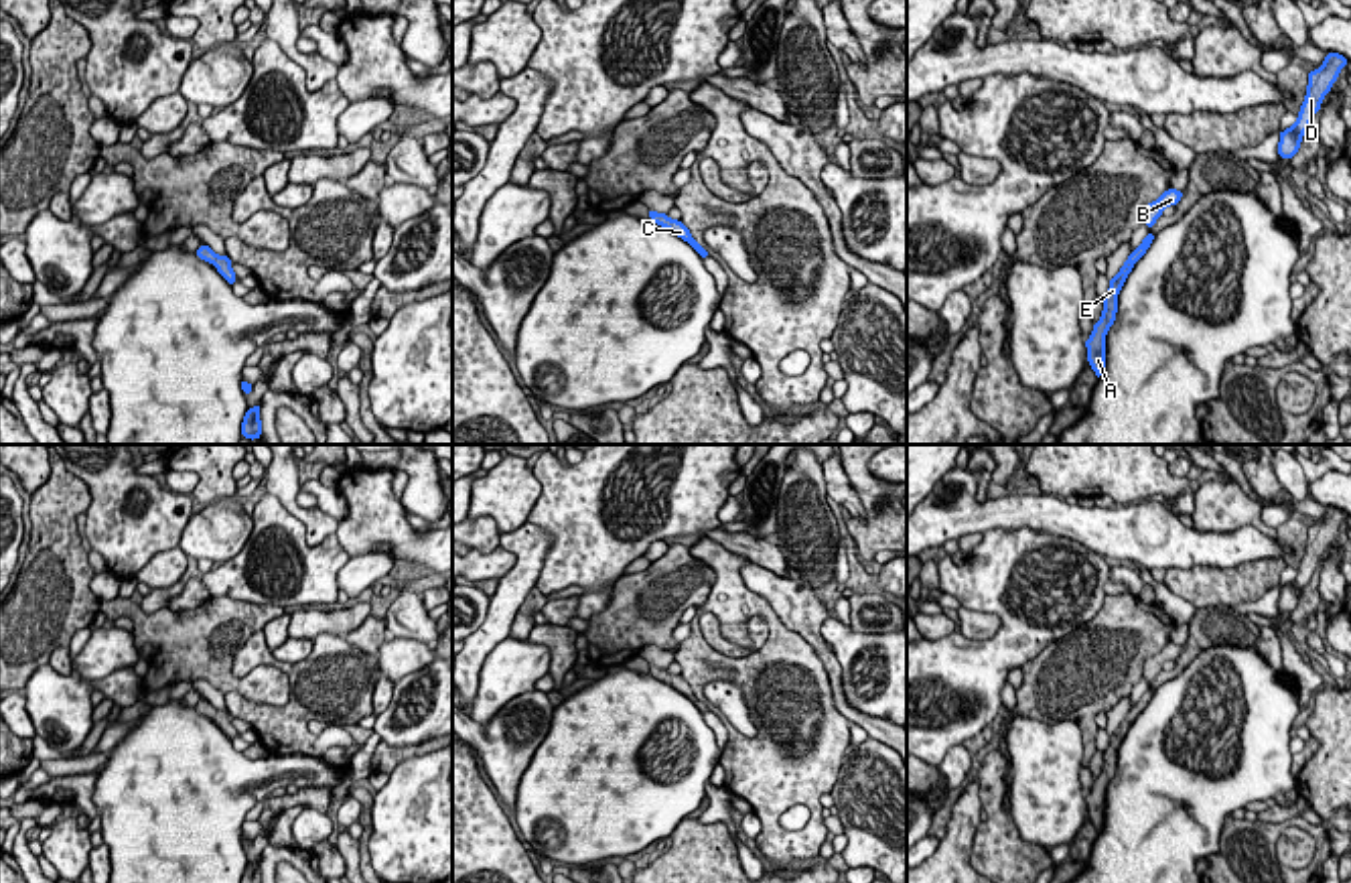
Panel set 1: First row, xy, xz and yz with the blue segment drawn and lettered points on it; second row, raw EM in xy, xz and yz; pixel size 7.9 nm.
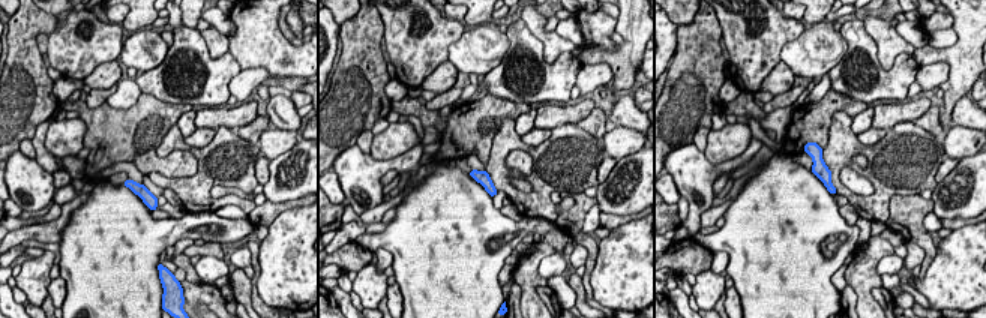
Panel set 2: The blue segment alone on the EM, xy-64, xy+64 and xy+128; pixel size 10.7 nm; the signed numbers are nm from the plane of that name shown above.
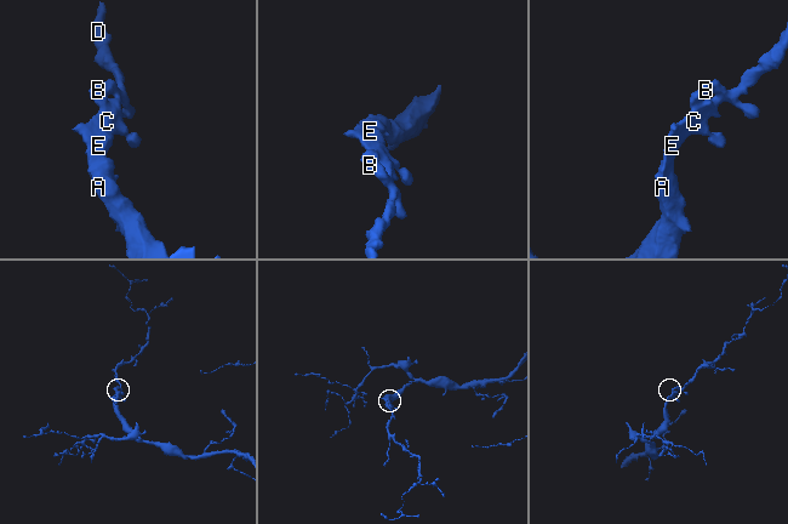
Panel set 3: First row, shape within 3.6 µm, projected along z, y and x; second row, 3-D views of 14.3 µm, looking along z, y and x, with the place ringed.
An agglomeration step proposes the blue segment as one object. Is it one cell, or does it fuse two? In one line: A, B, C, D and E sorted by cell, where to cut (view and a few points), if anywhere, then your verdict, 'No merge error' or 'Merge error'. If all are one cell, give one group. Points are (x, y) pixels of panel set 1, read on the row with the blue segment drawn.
Groups: A B C D E. No split. No merge error

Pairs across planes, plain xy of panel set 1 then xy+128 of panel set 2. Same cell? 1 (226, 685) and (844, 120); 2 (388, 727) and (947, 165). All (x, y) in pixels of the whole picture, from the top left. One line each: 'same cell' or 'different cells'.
1: different cells
2: different cells

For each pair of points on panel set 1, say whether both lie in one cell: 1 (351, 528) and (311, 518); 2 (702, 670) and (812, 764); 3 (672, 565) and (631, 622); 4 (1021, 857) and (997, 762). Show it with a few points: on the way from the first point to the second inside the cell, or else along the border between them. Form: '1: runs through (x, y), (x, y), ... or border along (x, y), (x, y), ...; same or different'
1: border along (339, 520), (333, 532); different
2: runs through (747, 666), (781, 660), (818, 719); same
3: runs through (672, 579), (646, 607); same
4: runs through (999, 833), (994, 786); same

